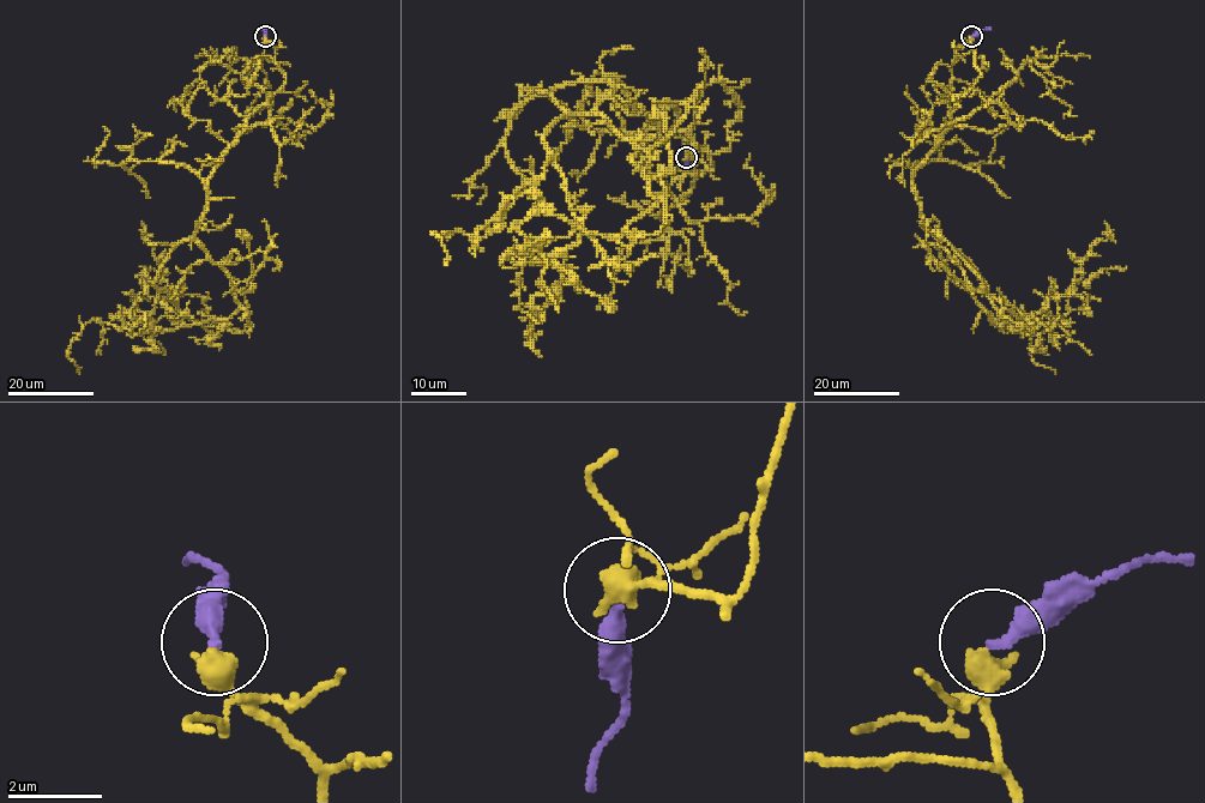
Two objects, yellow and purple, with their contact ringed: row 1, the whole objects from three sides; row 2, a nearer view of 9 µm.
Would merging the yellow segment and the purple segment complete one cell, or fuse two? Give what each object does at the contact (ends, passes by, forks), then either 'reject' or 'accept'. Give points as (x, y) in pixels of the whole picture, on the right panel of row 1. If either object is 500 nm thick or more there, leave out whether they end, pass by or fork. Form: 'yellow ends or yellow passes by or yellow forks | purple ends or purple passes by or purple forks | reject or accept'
reject

